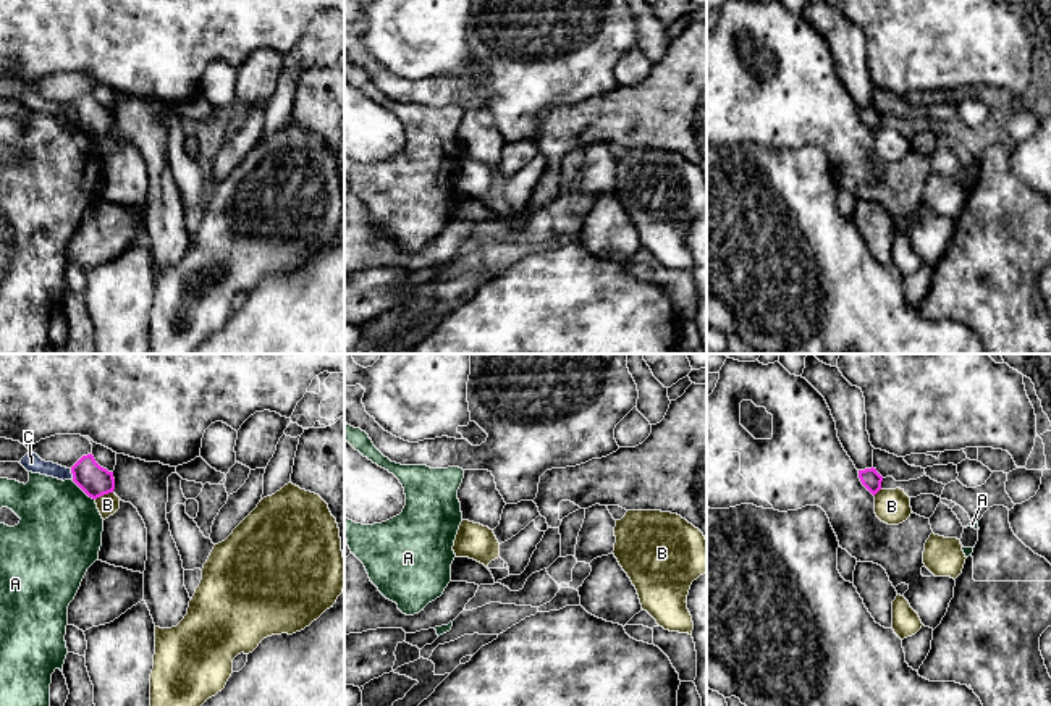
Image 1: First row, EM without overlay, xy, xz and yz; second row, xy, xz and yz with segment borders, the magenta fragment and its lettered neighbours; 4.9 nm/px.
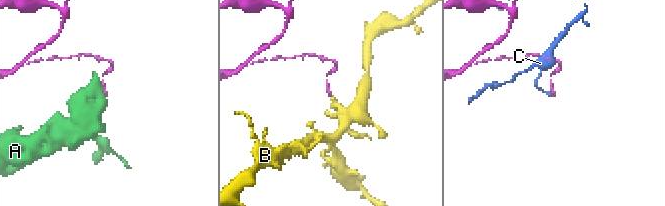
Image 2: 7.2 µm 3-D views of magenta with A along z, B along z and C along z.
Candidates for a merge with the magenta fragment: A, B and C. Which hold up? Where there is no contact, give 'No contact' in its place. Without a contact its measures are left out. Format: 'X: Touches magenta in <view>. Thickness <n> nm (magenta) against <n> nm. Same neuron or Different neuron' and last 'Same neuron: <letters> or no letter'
A: Touches magenta in xy. Thickness 160 nm (magenta) against 420 nm. Different neuron
B: Touches magenta in xy. Thickness 160 nm (magenta) against 110 nm. Different neuron
C: Touches magenta in xy. Thickness 160 nm (magenta) against 90 nm. Different neuron
Same neuron: no letter

